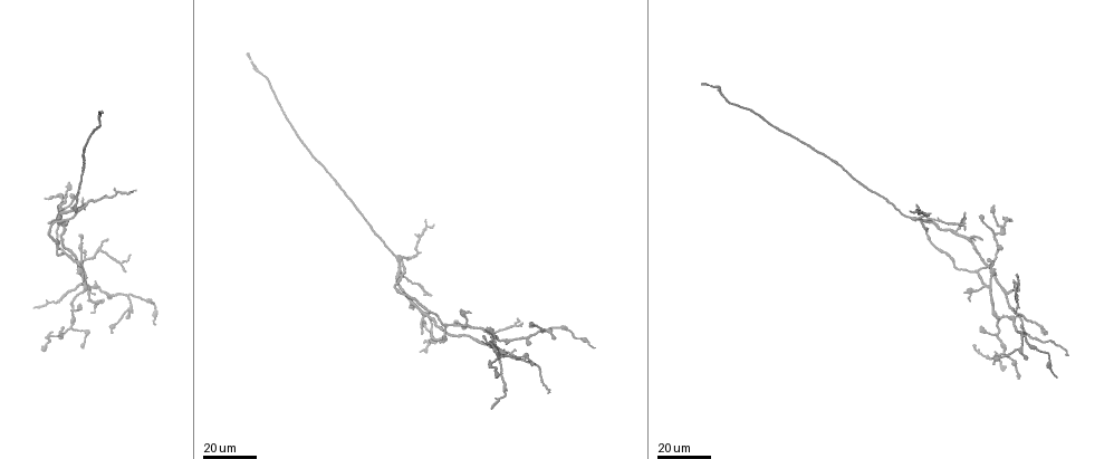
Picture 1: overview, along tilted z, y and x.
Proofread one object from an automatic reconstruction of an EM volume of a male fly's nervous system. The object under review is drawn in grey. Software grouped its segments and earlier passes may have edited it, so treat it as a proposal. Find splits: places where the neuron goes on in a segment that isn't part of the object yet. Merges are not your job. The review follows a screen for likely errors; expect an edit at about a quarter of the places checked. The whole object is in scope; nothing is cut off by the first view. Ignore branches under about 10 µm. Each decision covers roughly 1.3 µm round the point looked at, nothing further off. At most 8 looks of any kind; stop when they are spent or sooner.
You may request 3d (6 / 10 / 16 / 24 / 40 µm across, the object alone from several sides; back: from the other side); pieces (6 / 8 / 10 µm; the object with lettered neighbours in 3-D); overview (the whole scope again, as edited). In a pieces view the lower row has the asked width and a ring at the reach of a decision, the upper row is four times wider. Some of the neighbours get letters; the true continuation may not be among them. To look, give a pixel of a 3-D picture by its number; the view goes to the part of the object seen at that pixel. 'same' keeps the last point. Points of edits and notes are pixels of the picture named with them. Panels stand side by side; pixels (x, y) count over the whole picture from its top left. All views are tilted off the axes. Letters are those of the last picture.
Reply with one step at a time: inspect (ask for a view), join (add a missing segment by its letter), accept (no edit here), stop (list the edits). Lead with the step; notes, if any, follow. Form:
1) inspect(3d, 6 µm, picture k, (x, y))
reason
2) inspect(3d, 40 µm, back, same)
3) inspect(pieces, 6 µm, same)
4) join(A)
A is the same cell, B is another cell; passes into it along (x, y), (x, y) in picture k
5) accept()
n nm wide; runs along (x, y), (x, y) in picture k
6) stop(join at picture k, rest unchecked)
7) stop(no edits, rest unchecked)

inspect(3d, 24 µm, picture 1, (101, 112))
an open end

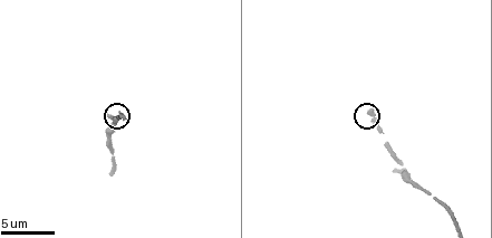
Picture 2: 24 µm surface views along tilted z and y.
inspect(pieces, 10 µm, picture 2, (122, 116))

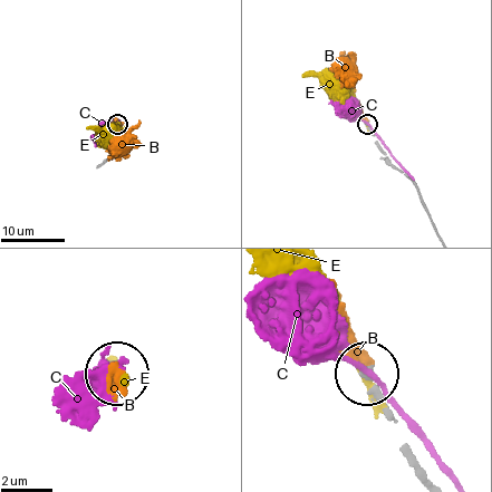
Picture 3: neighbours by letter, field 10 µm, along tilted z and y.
join(B)
B is the same cell, C and E are other cells; it goes on there

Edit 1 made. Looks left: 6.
inspect(overview)

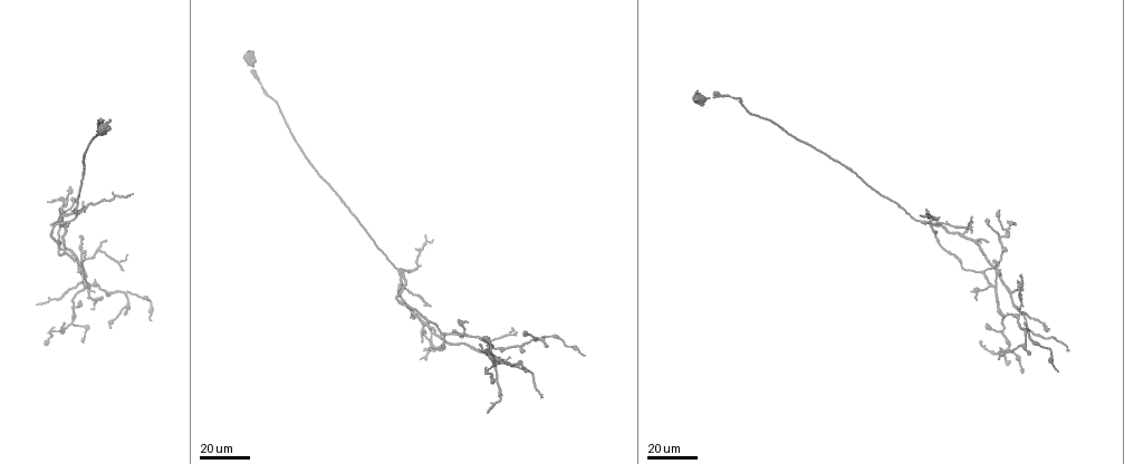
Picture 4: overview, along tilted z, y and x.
inspect(3d, 40 µm, picture 4, (988, 243))
an open end

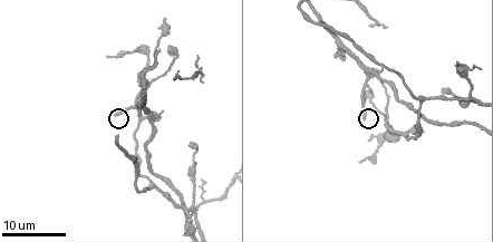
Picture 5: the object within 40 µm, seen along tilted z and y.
inspect(pieces, 6 µm, picture 5, (116, 113))

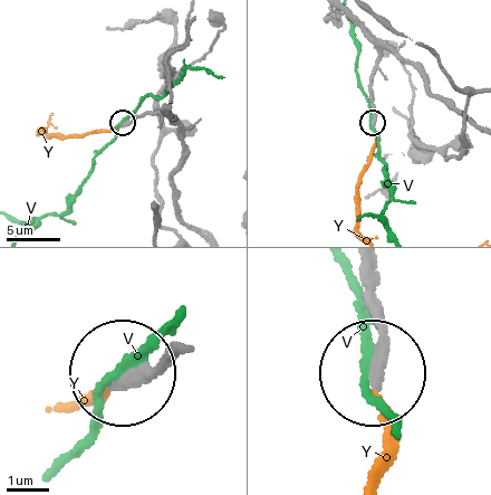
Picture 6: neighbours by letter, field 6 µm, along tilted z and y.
join(Y)
Y is the same cell, V is another cell; passes into it along (374, 269), (377, 476) in picture 6; the neuron continues

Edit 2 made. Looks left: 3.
inspect(3d, 24 µm, picture 5, (156, 51))

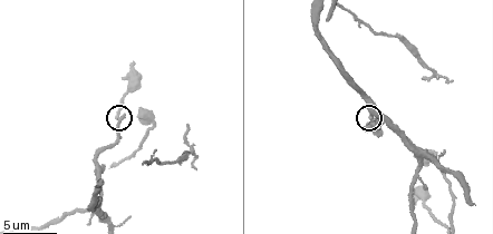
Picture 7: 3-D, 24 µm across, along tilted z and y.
inspect(pieces, 8 µm, picture 7, (123, 116))
see the neighbours

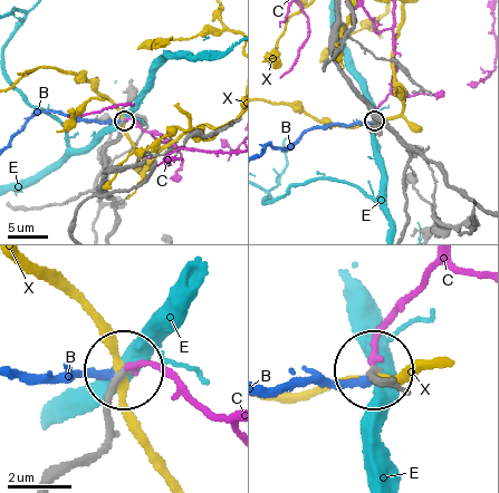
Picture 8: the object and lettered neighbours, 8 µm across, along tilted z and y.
accept()
B, C, E and X are other cells; none of them fits

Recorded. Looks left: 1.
stop(join at picture 3, join at picture 6, rest unchecked)

